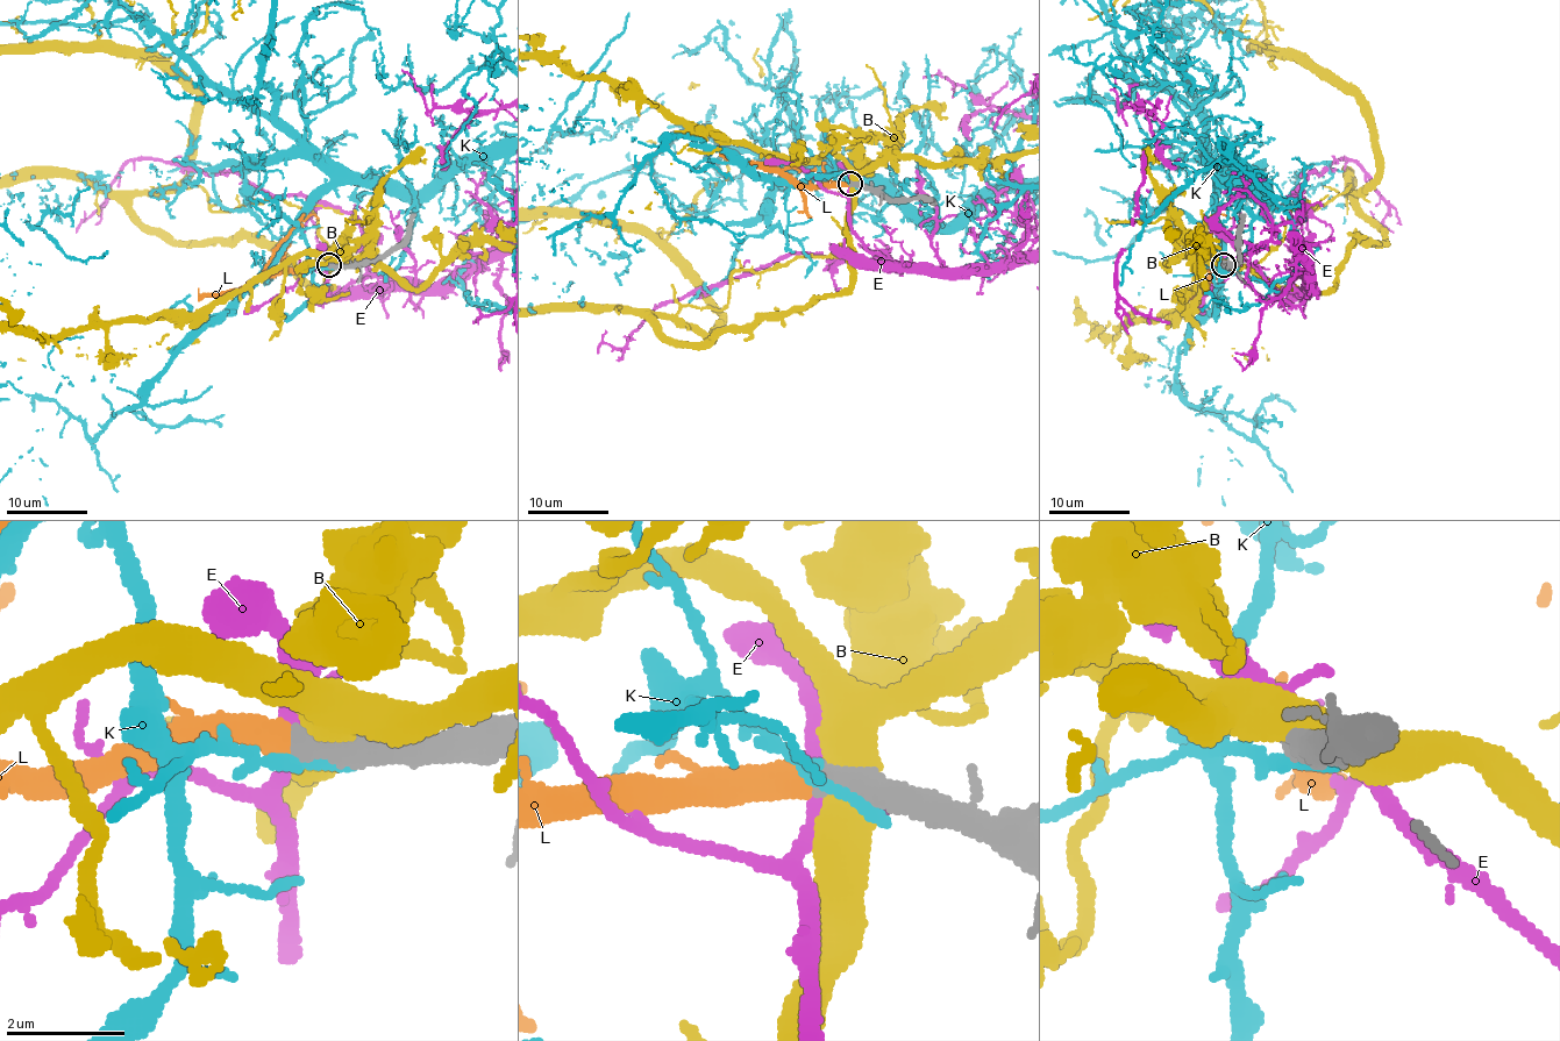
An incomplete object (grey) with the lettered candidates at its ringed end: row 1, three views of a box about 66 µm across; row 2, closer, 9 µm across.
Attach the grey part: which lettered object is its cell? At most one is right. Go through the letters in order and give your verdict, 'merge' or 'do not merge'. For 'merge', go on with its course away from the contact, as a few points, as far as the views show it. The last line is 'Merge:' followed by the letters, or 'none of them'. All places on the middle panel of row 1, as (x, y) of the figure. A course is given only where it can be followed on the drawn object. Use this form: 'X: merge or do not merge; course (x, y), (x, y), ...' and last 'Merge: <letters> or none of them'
B: do not merge
E: do not merge
K: do not merge
L: merge; course (848, 183), (803, 186), (795, 184), (783, 172), (786, 168), (824, 168), (834, 178), (838, 194)
Merge: L

